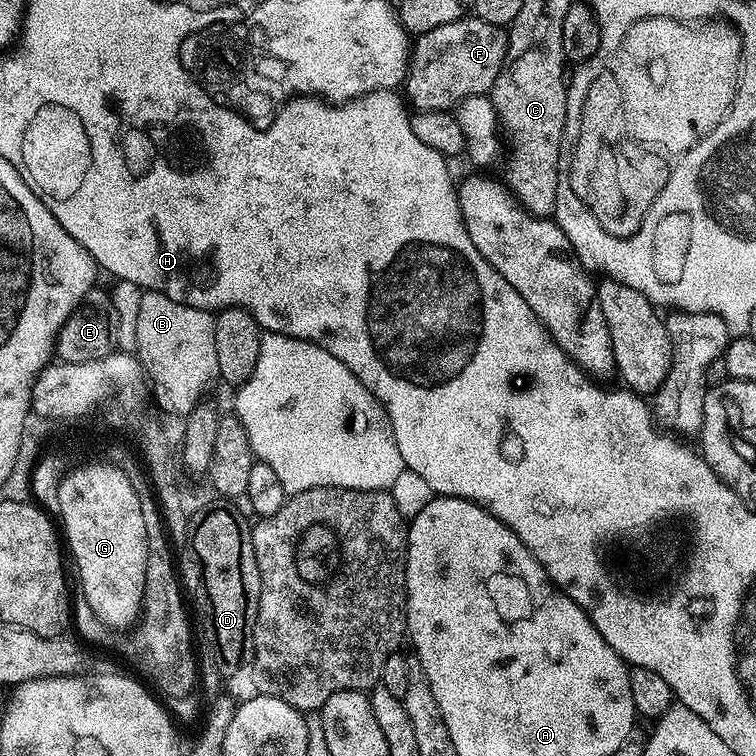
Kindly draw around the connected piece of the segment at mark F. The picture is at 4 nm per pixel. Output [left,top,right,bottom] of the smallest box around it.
[403,14,507,113]

